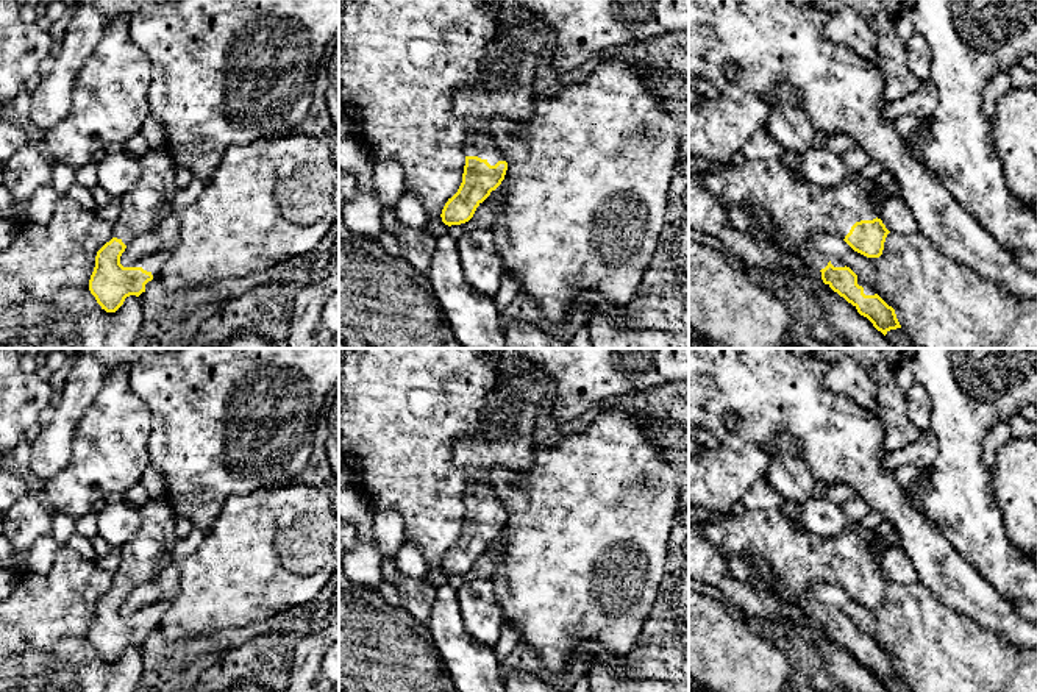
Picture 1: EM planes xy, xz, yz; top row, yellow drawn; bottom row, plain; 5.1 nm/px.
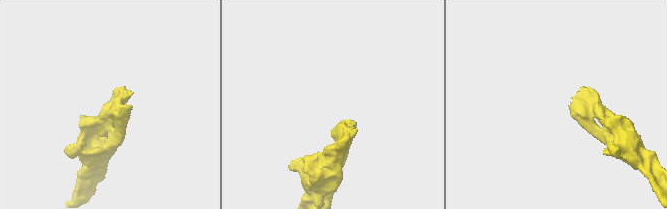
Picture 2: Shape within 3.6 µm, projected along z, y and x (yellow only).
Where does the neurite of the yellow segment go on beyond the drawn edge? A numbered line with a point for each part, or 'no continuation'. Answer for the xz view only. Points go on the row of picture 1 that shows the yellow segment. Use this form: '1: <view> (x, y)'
1: xz (513, 58)

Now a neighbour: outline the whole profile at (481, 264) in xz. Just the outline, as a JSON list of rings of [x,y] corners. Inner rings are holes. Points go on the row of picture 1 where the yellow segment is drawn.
[[[483,228],[462,236],[458,253],[469,284],[487,297],[495,297],[504,269],[492,233]]]

